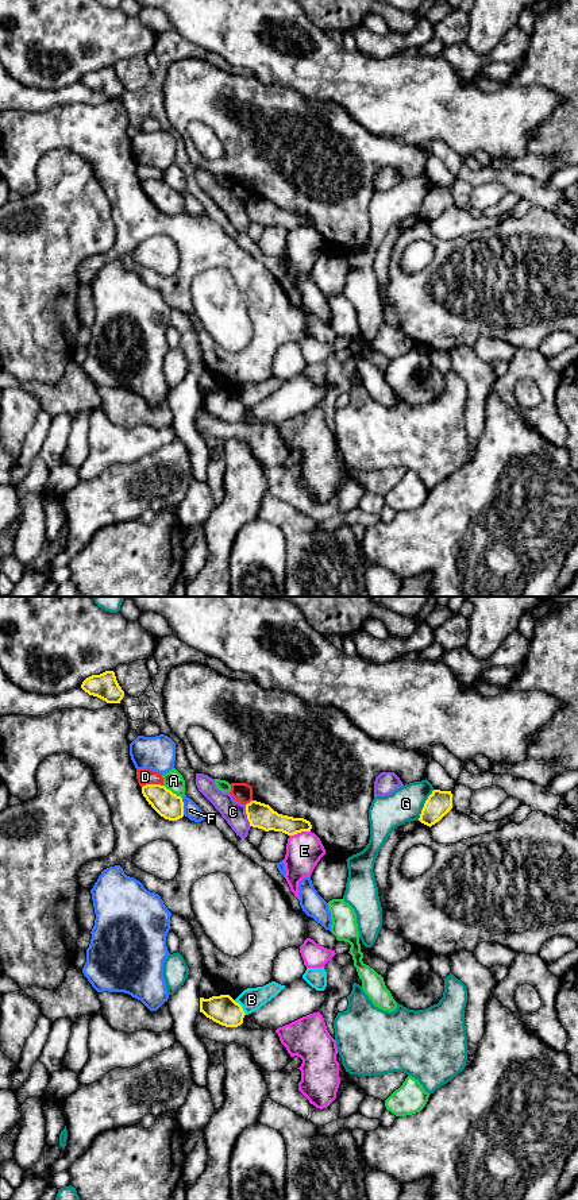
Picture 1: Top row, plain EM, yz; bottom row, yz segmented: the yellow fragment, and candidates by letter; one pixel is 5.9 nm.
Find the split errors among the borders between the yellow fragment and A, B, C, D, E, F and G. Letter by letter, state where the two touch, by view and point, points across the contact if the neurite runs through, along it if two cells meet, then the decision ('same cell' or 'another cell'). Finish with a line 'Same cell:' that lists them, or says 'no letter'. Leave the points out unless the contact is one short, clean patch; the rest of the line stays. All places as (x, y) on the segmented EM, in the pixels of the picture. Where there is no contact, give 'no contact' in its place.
A: meets yellow in yz at (172, 793); another cell
B: meets yellow in yz at (241, 1007); border along yz (234, 1000), (246, 1014); another cell
C: meets yellow in yz at (247, 815); another cell
D: meets yellow in yz at (151, 784); another cell
E: meets yellow in yz at (299, 832); another cell
F: meets yellow in yz at (182, 806); another cell
G: meets yellow in yz at (424, 805); another cell
Same cell: no letter

